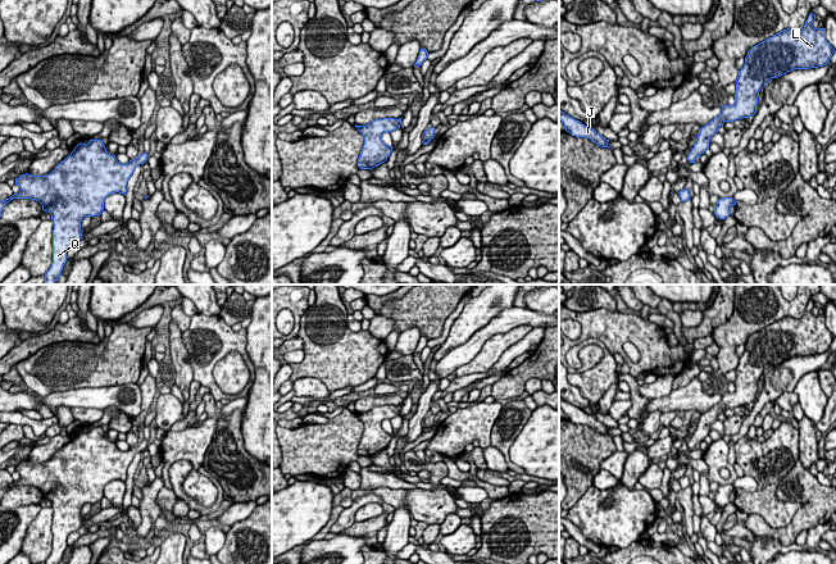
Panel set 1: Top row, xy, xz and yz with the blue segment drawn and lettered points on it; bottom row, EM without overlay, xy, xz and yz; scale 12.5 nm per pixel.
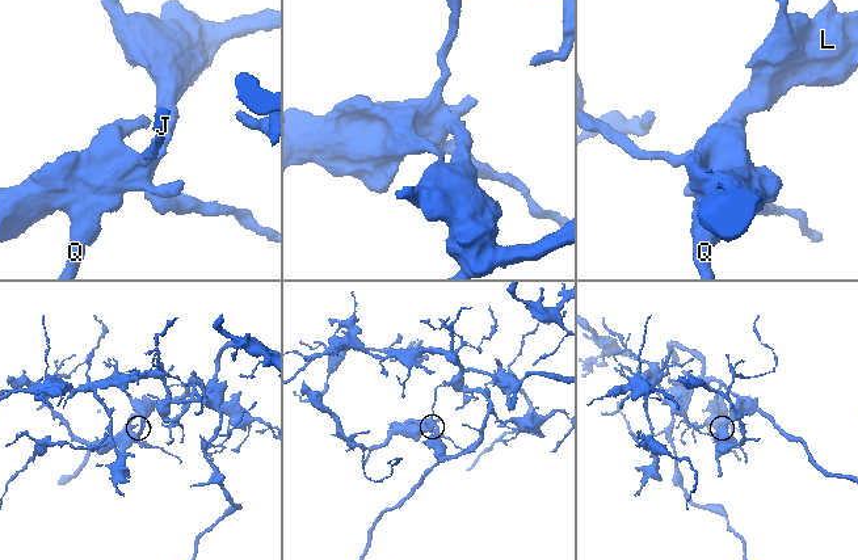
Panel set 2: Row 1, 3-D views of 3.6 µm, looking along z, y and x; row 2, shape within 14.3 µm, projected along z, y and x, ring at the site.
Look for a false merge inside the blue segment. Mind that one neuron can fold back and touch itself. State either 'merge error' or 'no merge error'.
no merge error

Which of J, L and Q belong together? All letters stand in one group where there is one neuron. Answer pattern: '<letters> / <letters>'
J L Q

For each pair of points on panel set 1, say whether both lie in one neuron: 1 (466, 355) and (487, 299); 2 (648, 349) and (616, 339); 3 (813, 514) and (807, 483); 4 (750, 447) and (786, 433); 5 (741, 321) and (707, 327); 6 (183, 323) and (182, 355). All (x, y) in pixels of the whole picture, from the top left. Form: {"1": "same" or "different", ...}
{"1": "different", "2": "same", "3": "same", "4": "same", "5": "different", "6": "different"}

